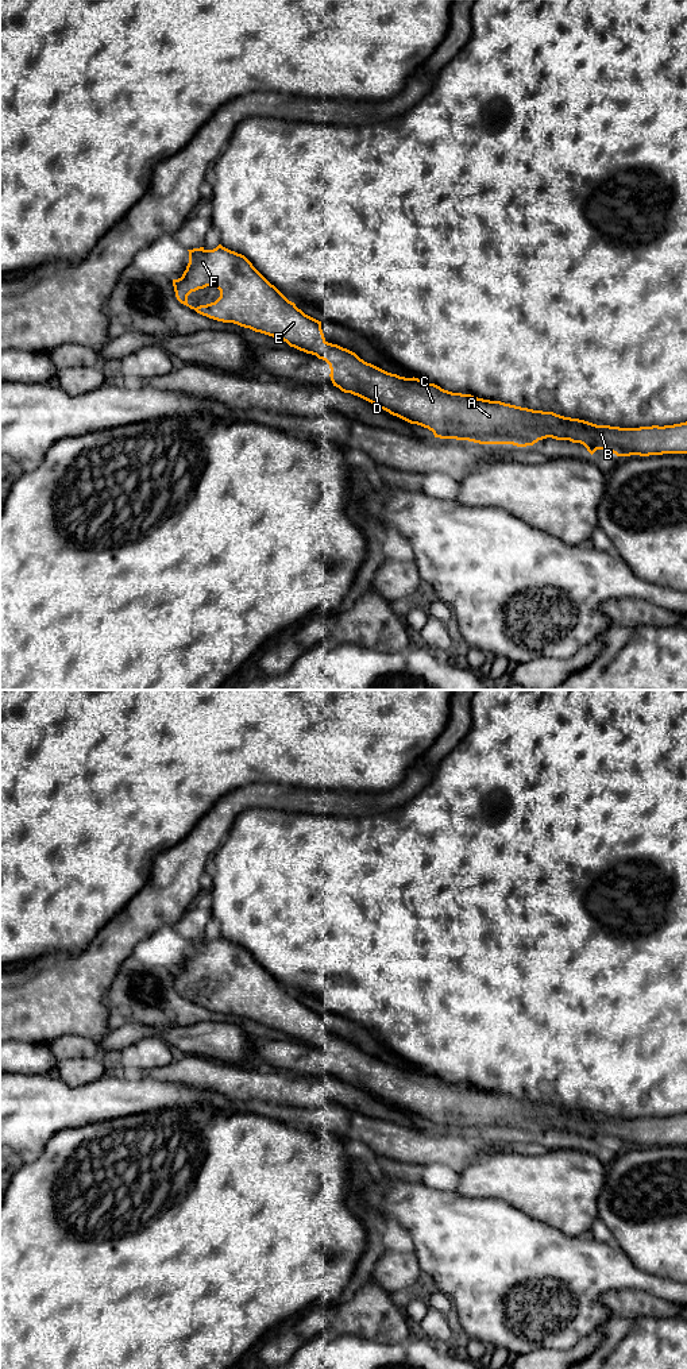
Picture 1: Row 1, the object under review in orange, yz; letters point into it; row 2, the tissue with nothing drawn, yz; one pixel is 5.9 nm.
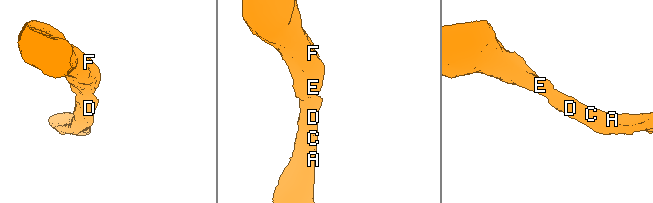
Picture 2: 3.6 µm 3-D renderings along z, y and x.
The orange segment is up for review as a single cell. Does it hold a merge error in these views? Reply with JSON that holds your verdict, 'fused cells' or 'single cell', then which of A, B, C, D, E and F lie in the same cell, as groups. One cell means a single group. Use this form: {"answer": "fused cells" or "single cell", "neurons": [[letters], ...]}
{"answer": "single cell", "neurons": [["A", "B", "C", "D", "E", "F"]]}

